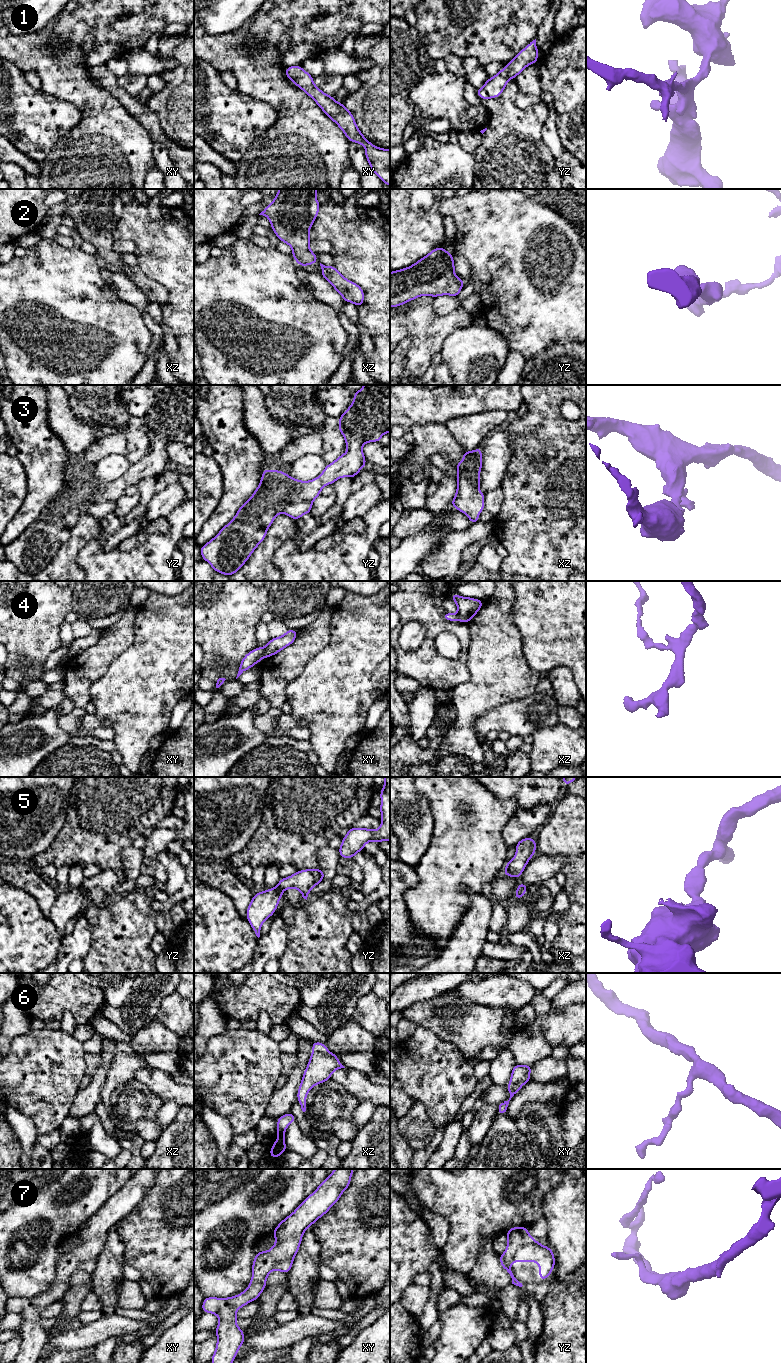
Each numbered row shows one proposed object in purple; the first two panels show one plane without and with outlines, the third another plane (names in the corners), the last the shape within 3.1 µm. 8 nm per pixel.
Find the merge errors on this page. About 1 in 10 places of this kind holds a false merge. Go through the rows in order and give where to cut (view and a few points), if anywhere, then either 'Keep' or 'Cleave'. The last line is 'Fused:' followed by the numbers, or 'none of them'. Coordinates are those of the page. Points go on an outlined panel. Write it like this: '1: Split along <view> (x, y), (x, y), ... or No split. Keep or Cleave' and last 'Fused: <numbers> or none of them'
1: No split. Keep
2: No split. Keep
3: No split. Keep
4: Split along xy (264, 649), (262, 657). Cleave
5: No split. Keep
6: No split. Keep
7: No split. Keep
Fused: 4

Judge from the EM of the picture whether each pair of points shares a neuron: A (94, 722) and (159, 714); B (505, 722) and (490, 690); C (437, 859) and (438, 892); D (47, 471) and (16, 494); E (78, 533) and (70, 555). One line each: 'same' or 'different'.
A: different
B: different
C: same
D: different
E: same

